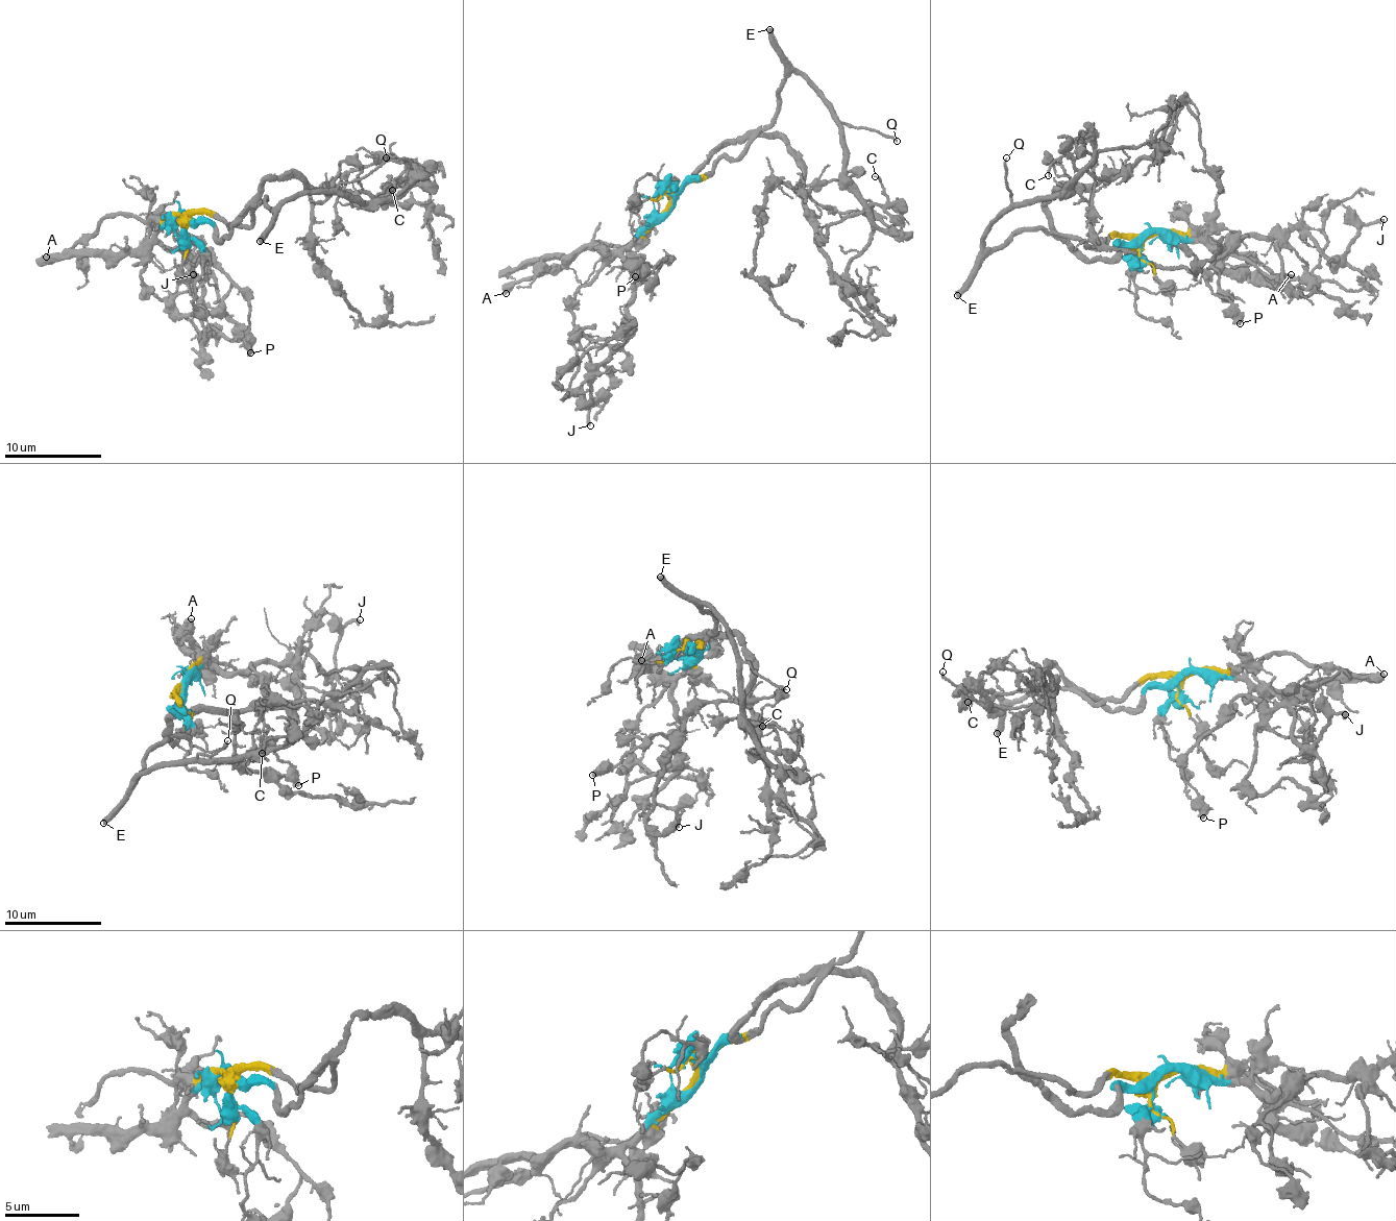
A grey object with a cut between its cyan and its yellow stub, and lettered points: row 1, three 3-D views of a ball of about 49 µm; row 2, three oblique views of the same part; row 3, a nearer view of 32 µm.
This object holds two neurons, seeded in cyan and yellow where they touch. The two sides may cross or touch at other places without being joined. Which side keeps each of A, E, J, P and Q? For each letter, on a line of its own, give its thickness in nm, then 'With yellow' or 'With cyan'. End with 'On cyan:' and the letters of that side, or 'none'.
A: Thickness 550 nm. With yellow
E: Thickness 460 nm. With yellow
J: Thickness 280 nm. With cyan
P: Thickness 500 nm. With cyan
Q: Thickness 180 nm. With yellow
On cyan: J, P

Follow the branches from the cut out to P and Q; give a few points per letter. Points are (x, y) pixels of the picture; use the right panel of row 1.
P: (1148, 235), (1201, 240), (1211, 248), (1237, 237), (1230, 233), (1225, 254), (1206, 272), (1240, 324)
Q: (1148, 237), (1110, 233), (1091, 248), (1028, 229), (994, 247), (985, 244), (1010, 200), (1006, 157)

